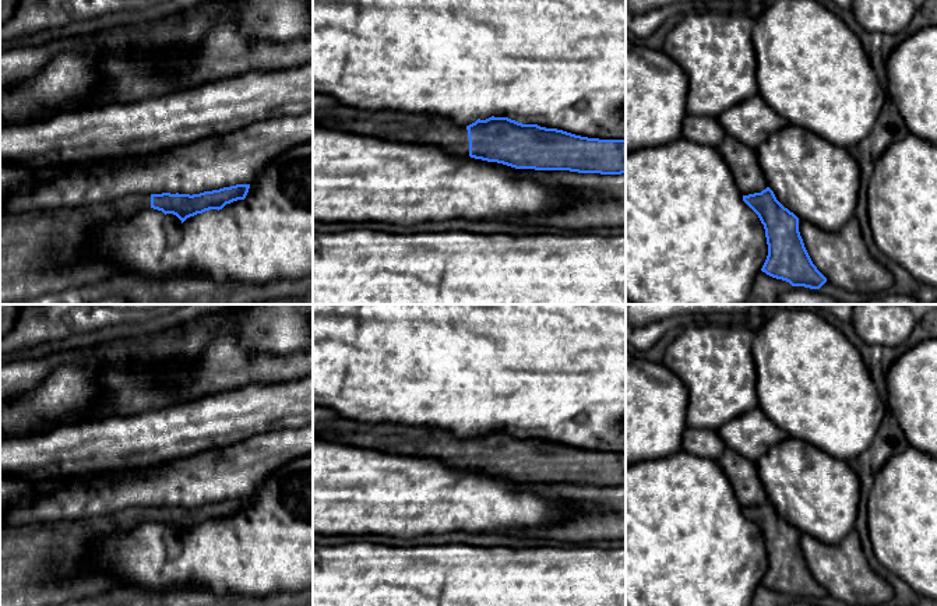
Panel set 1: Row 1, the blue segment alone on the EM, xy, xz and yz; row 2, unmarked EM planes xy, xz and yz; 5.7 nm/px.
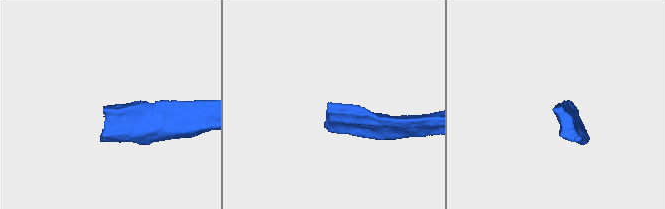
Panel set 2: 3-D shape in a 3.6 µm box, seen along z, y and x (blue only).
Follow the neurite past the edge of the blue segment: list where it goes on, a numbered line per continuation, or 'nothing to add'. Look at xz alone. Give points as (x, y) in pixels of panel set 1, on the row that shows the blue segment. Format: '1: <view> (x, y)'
1: xz (443, 133)

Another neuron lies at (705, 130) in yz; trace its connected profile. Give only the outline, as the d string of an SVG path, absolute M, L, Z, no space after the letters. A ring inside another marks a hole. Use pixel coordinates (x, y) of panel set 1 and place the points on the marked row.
M684 113L681 120L683 138L718 149L725 135L718 119Z

